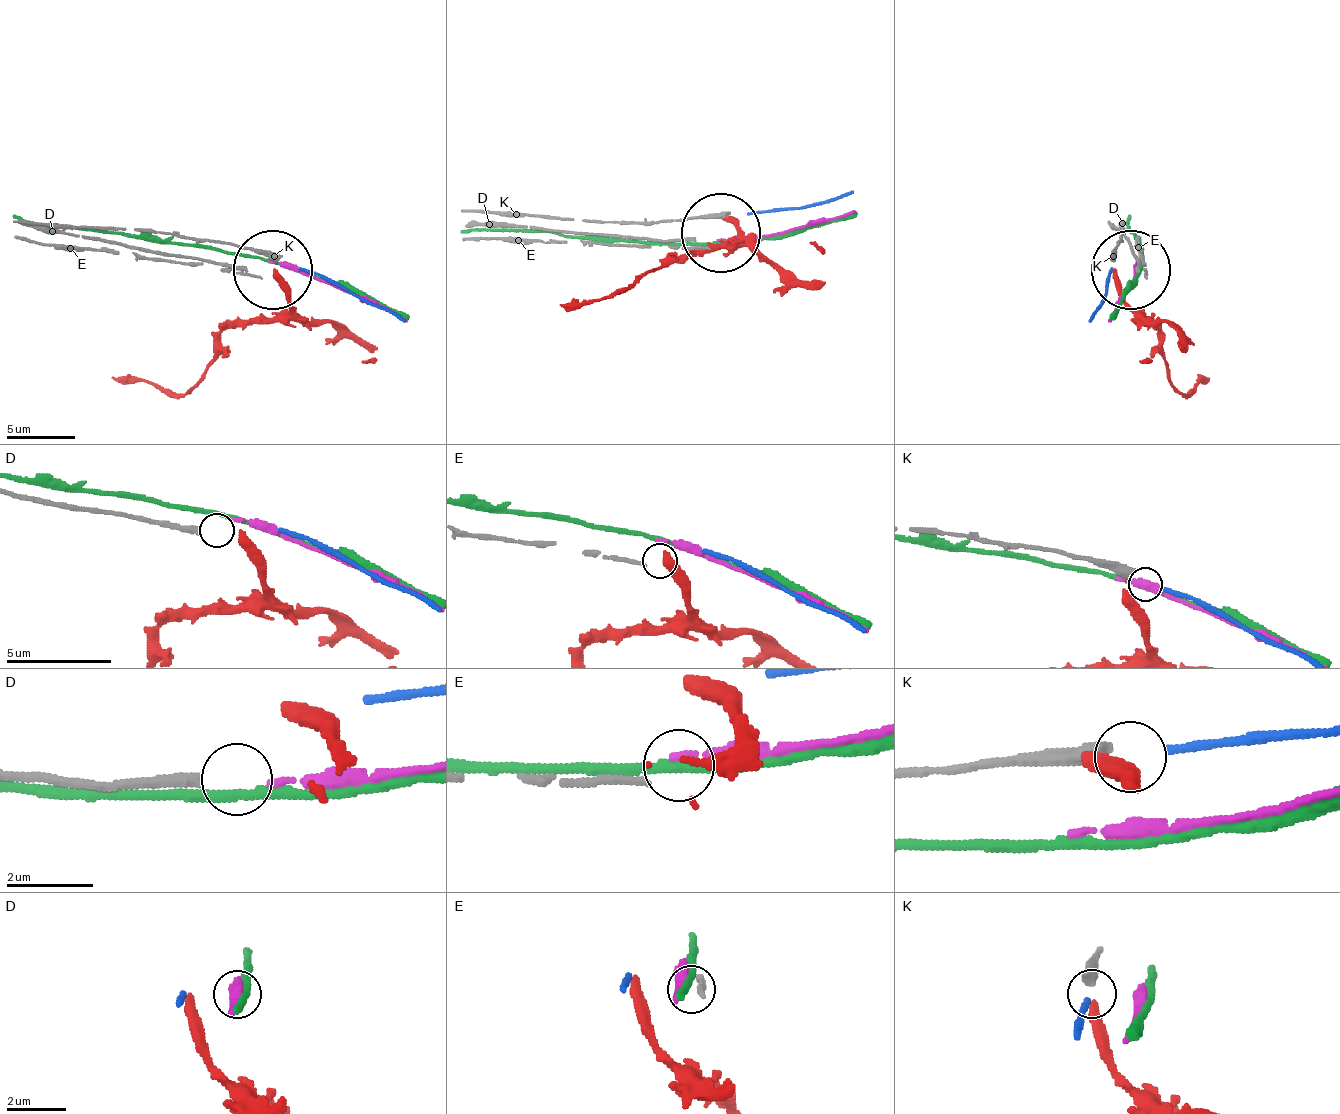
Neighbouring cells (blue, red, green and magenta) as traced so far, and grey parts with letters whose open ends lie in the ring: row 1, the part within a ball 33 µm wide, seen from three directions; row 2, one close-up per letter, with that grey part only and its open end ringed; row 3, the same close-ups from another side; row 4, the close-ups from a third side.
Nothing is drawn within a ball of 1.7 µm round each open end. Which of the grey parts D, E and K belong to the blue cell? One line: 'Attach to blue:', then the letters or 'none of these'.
Attach to blue: K

